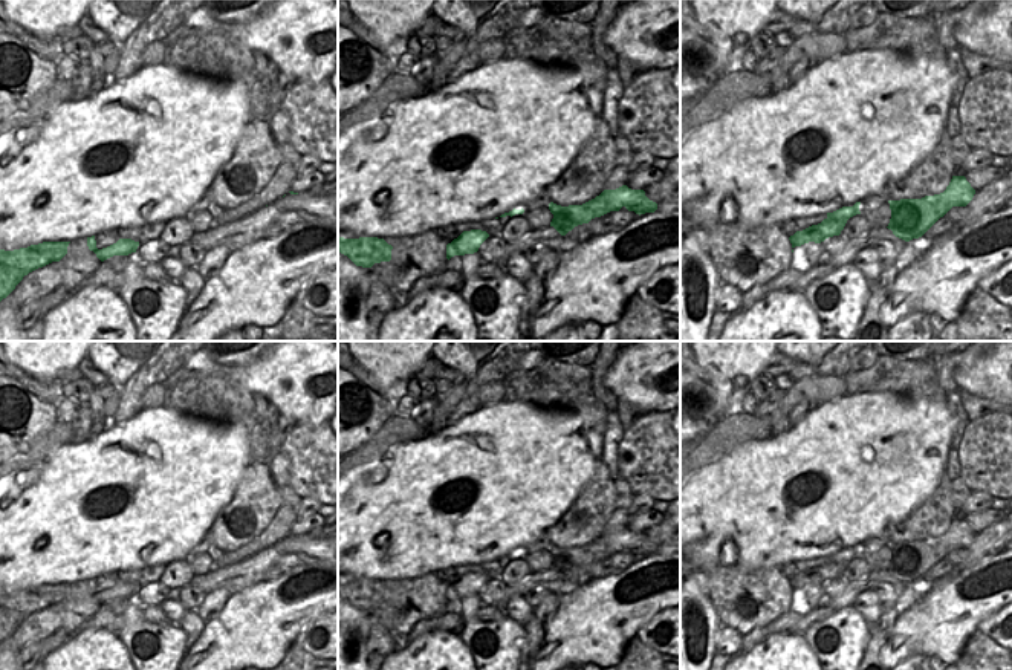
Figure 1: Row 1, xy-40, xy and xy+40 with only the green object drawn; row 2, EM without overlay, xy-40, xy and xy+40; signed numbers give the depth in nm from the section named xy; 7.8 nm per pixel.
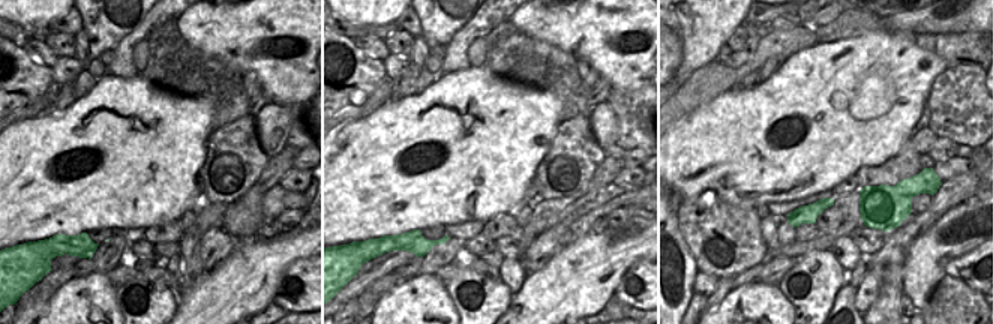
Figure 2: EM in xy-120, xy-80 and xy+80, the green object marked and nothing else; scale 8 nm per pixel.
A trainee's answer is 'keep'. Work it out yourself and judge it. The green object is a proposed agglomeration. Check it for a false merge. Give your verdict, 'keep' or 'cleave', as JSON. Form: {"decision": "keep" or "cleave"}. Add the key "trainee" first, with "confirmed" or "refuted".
{"trainee": "confirmed", "decision": "keep"}

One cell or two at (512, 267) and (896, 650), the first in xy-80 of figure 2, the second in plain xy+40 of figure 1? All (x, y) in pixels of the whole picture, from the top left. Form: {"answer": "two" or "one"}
{"answer": "two"}

